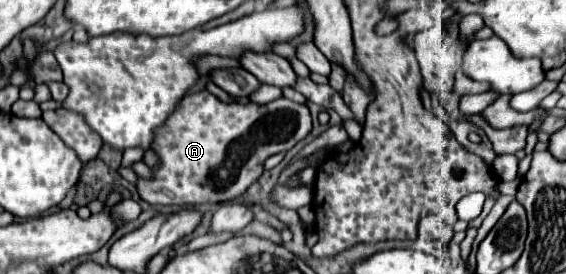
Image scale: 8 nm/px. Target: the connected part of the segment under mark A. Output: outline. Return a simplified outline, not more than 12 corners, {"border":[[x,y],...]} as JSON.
{"border":[[187,95],[157,131],[151,205],[241,199],[311,131],[285,97]]}

